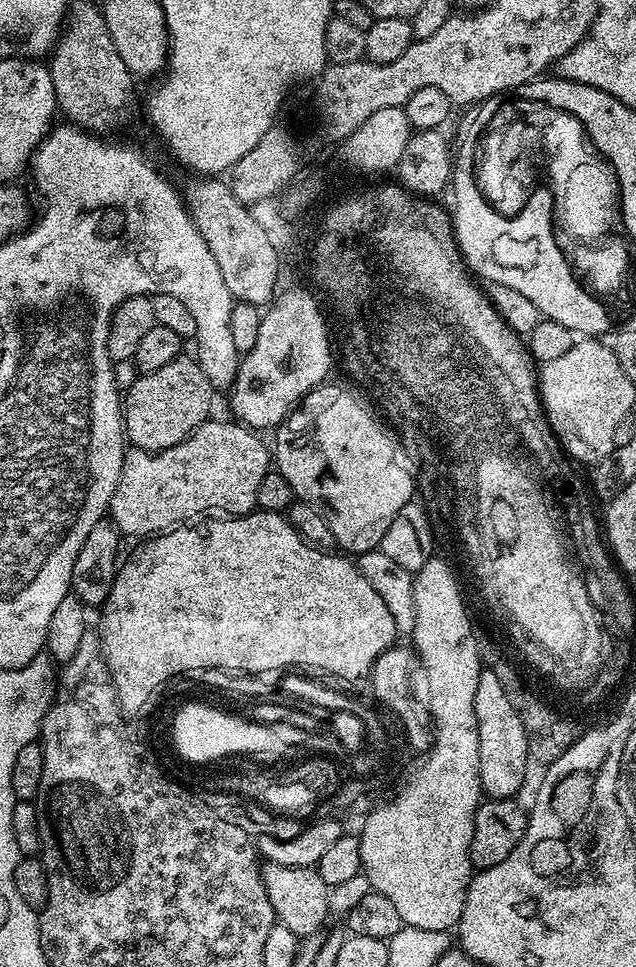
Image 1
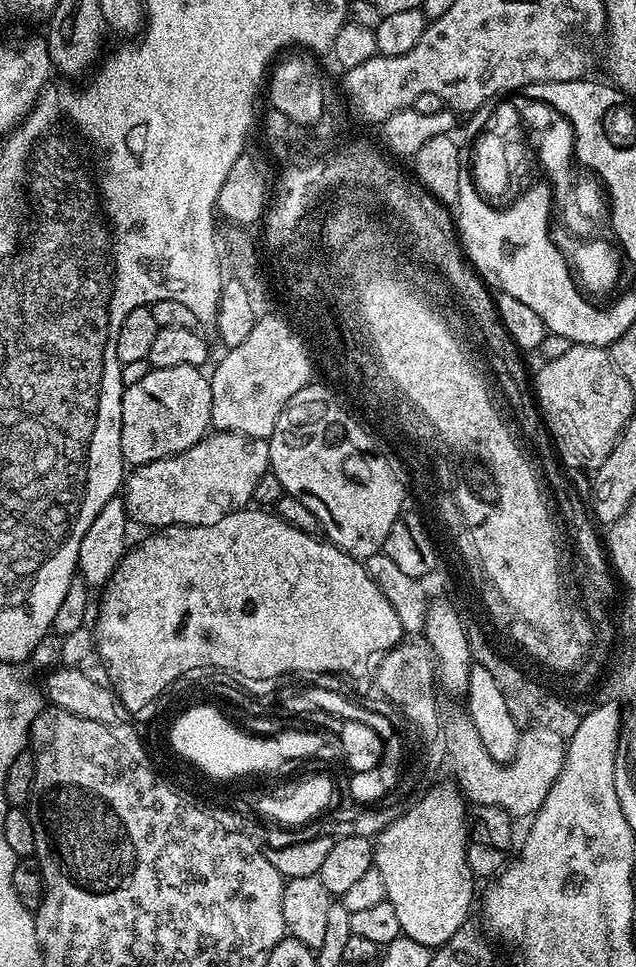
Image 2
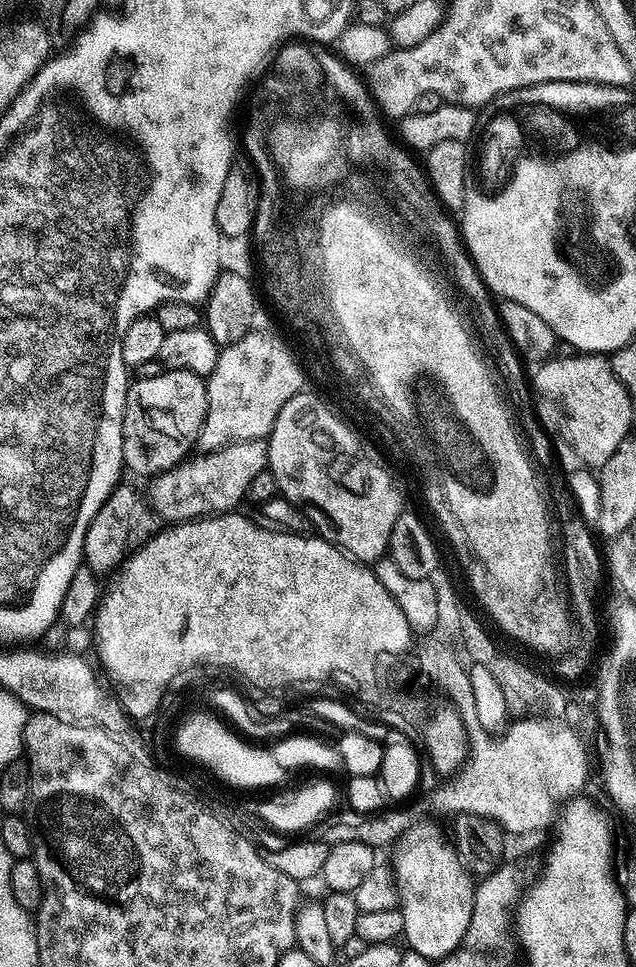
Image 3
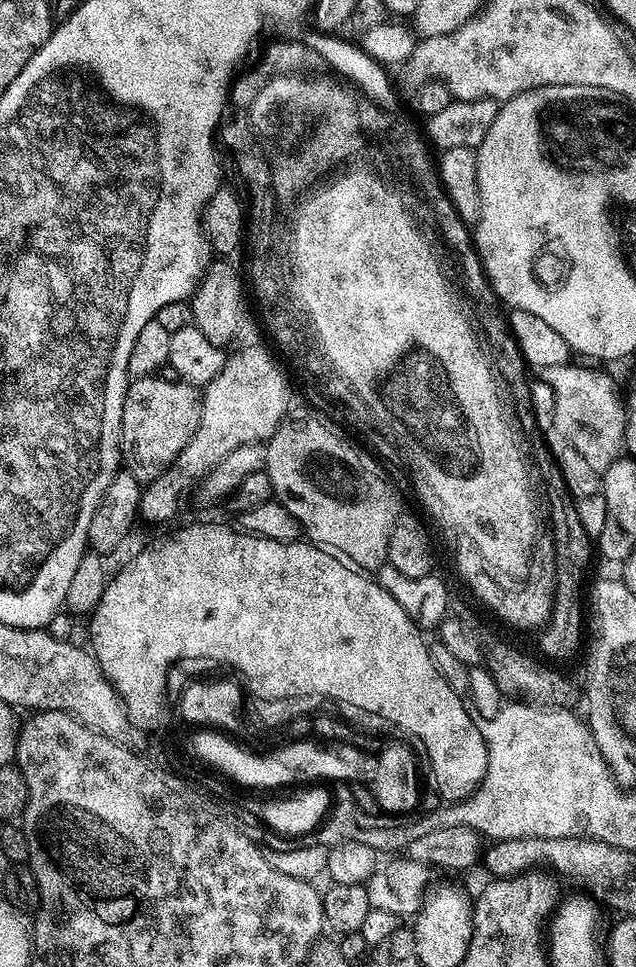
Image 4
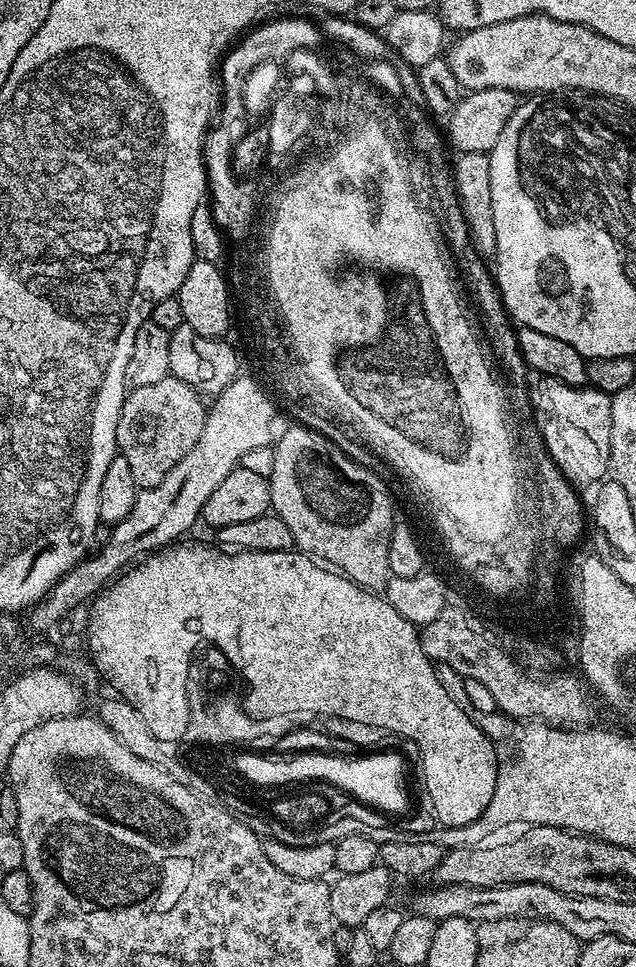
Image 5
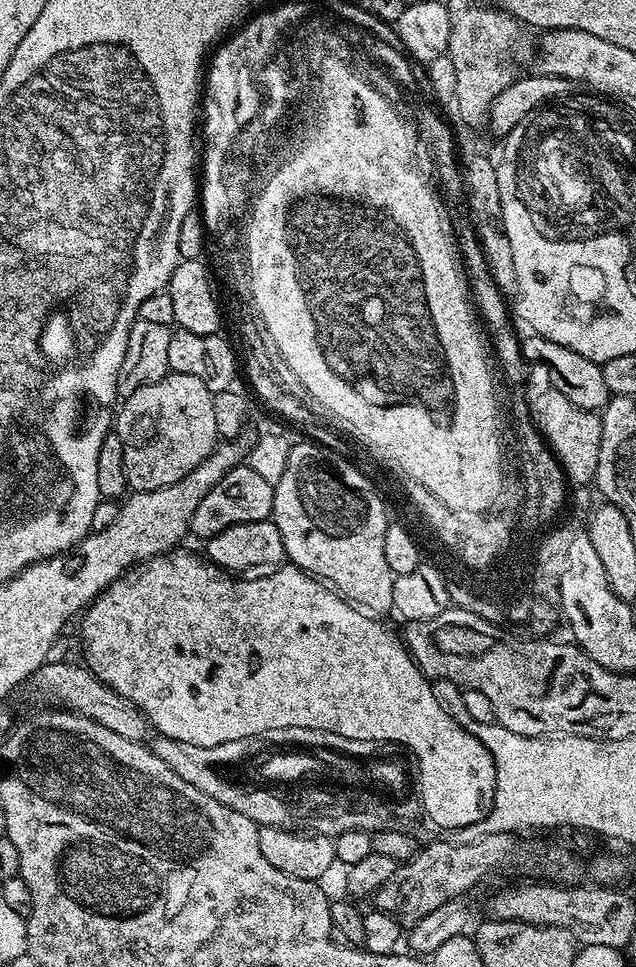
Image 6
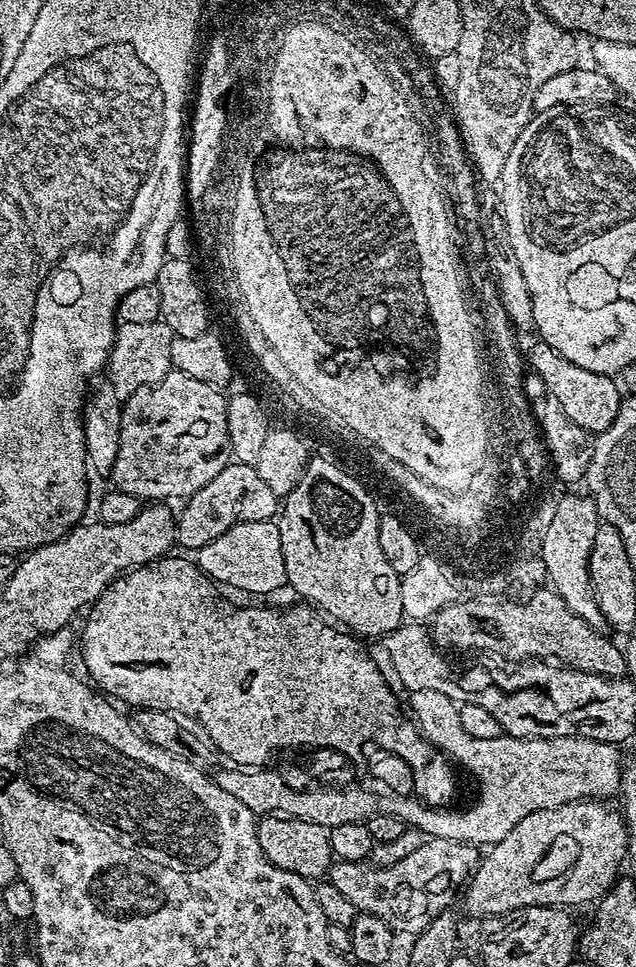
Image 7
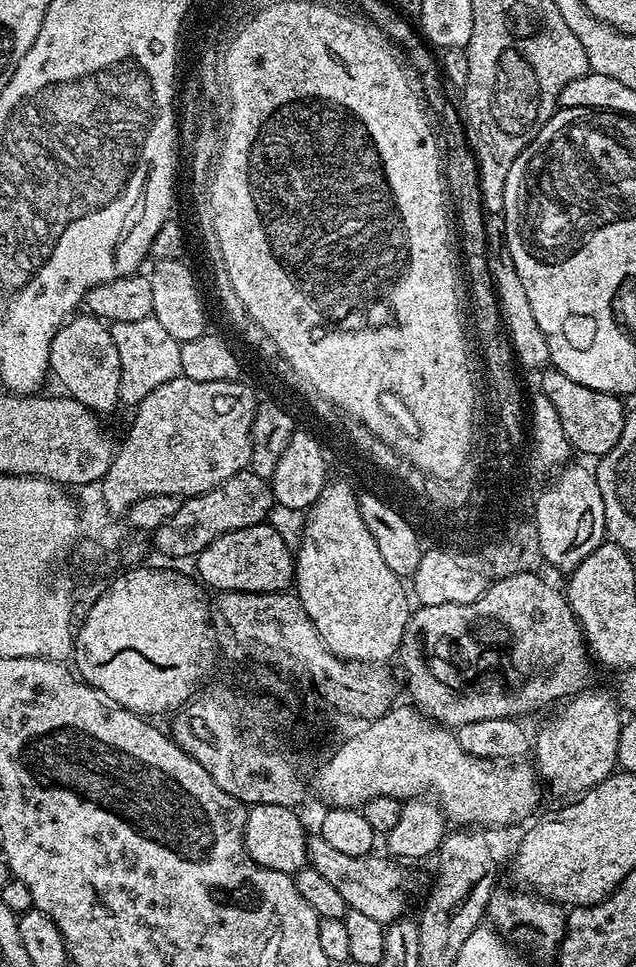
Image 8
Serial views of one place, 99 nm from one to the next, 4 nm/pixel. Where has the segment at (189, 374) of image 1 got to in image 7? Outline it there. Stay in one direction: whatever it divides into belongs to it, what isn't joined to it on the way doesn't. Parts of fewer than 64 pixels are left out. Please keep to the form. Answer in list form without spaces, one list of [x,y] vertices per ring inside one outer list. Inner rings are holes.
[[[175,370],[162,382],[134,390],[122,404],[122,434],[118,438],[118,458],[114,458],[111,483],[118,491],[134,495],[141,502],[173,502],[193,496],[206,482],[211,482],[233,459],[230,434],[227,432],[225,394],[214,384],[198,382]]]

